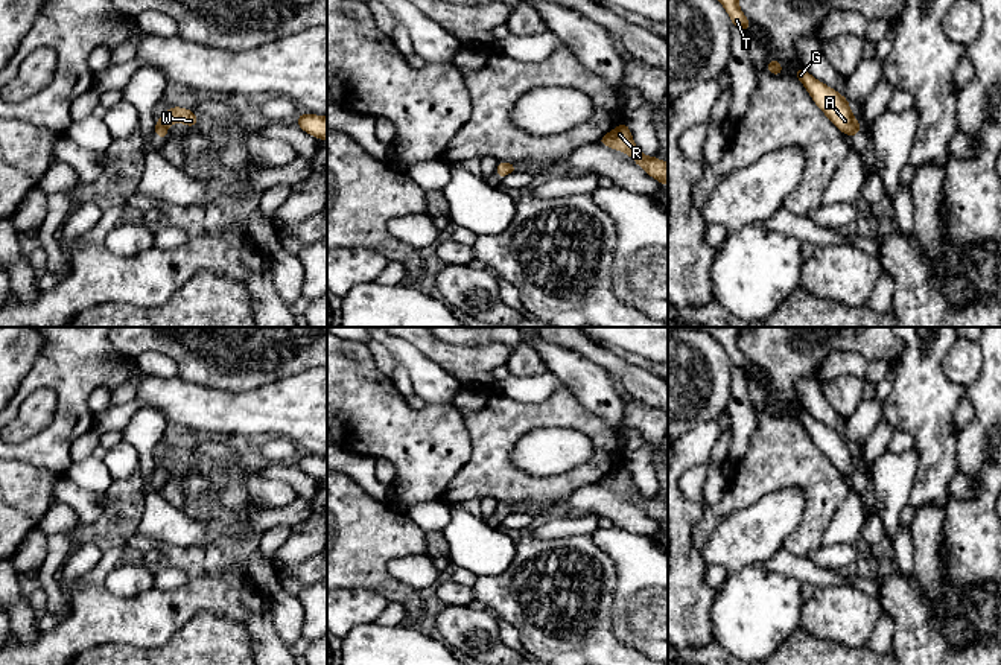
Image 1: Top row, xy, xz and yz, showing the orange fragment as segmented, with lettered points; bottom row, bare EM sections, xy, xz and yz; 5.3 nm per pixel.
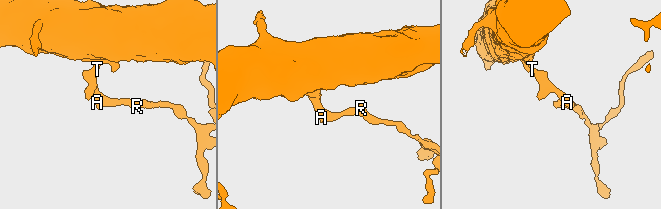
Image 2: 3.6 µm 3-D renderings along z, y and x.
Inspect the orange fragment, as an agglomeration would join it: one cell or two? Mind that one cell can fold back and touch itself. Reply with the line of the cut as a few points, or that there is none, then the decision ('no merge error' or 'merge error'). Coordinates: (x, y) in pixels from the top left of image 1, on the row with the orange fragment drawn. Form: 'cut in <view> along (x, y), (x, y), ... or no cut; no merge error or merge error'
no cut; no merge error

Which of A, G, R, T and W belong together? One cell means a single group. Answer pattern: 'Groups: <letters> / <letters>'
Groups: A G R T W

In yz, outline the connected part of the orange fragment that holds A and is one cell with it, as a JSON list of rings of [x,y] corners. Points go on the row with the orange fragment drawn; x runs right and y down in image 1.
[[[797,67],[796,78],[808,90],[814,103],[843,134],[853,138],[861,131],[861,125],[853,117],[849,100],[844,96],[811,76],[803,67]]]

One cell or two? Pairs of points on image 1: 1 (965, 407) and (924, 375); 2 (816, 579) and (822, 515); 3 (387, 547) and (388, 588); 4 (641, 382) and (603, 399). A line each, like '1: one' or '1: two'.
1: two
2: two
3: one
4: two

